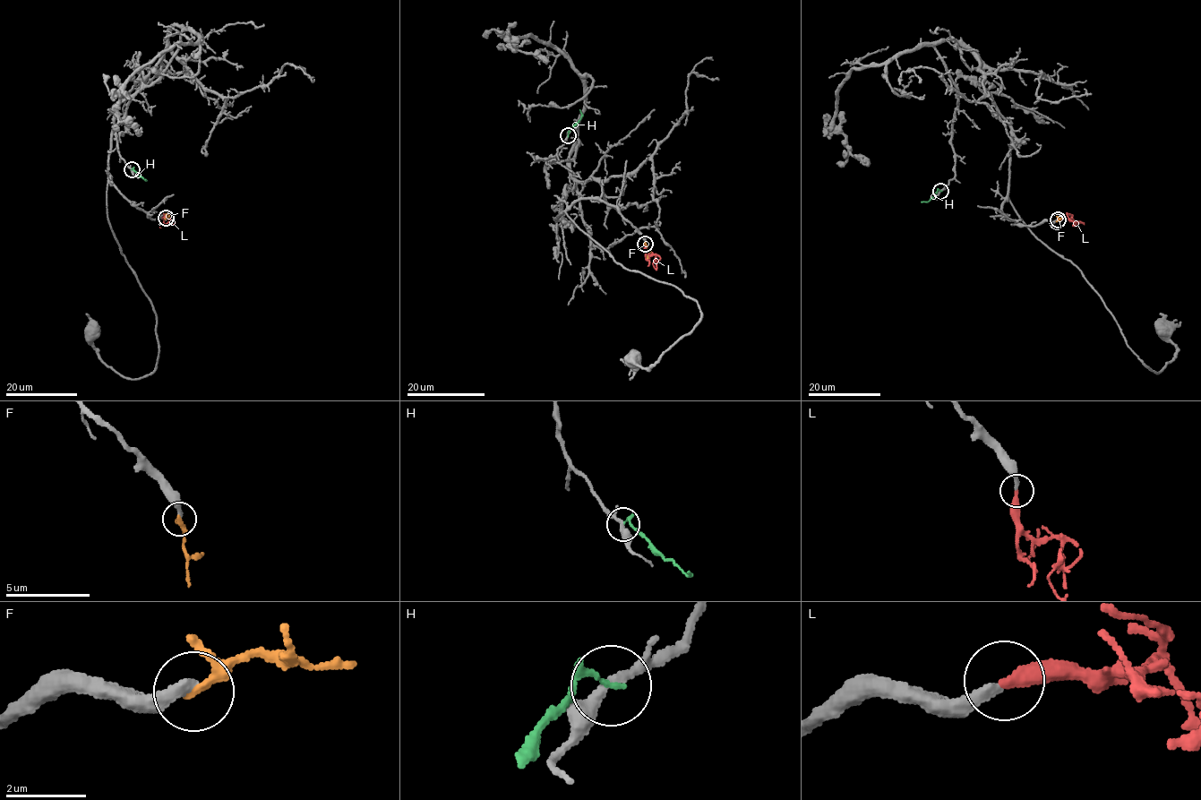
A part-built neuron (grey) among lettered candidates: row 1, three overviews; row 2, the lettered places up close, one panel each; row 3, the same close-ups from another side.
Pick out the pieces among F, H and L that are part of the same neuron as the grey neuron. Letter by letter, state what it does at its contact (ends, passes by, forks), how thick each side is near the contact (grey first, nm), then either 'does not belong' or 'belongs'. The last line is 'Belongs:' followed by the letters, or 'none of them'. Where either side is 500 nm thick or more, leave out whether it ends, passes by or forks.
F: it passes by | 360/190 nm | does not belong
H: it ends | 240/130 nm | does not belong
L: it ends | 280/360 nm | belongs
Belongs: L

